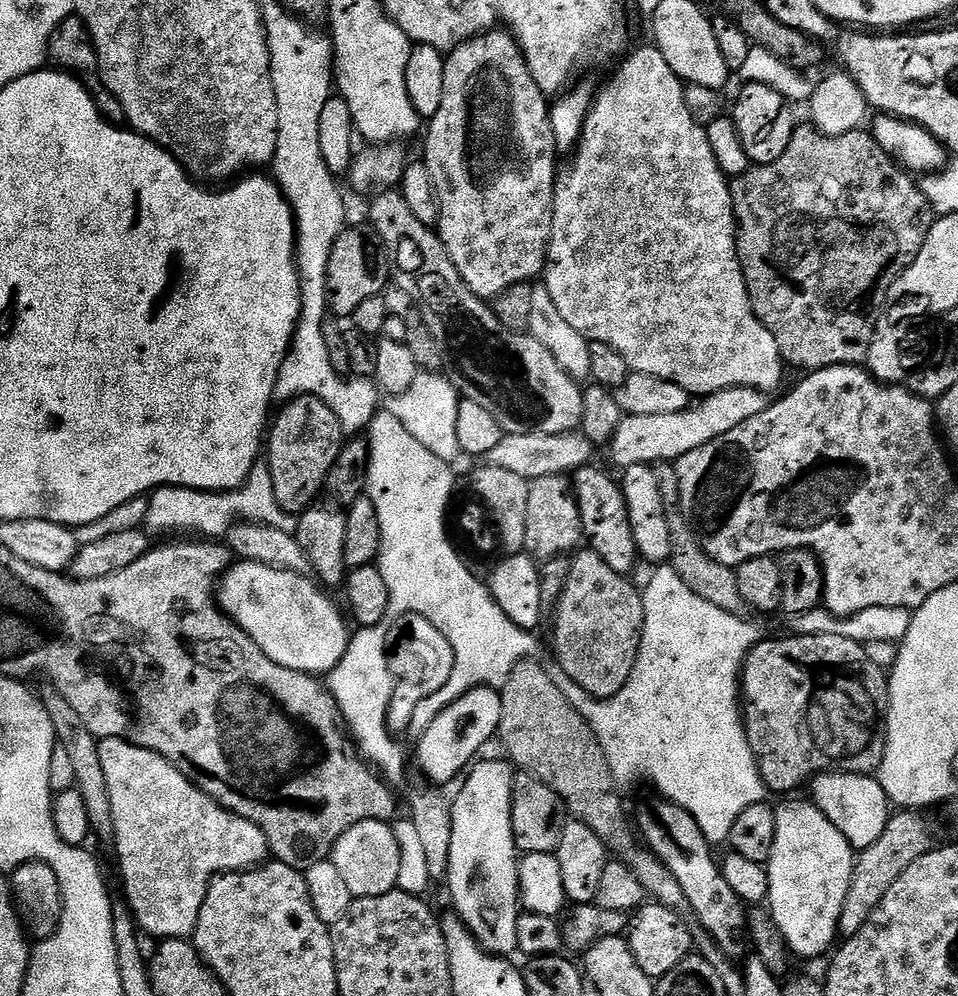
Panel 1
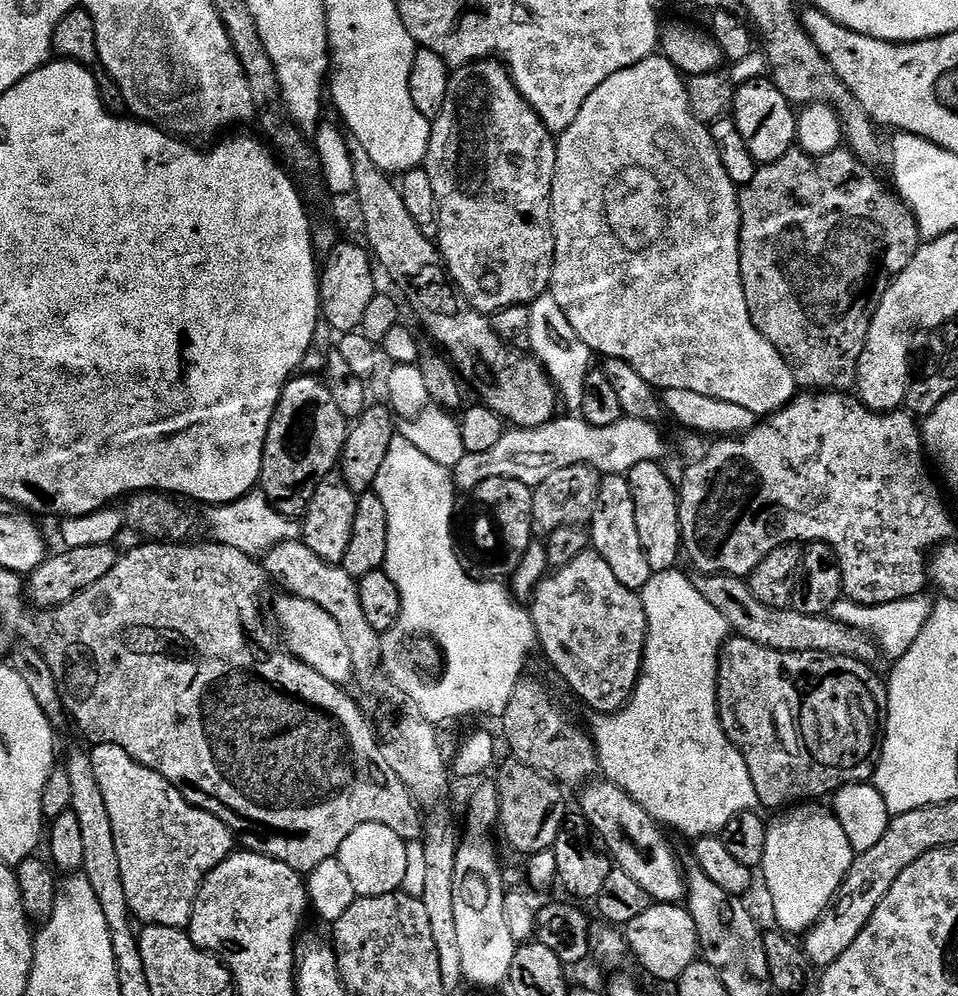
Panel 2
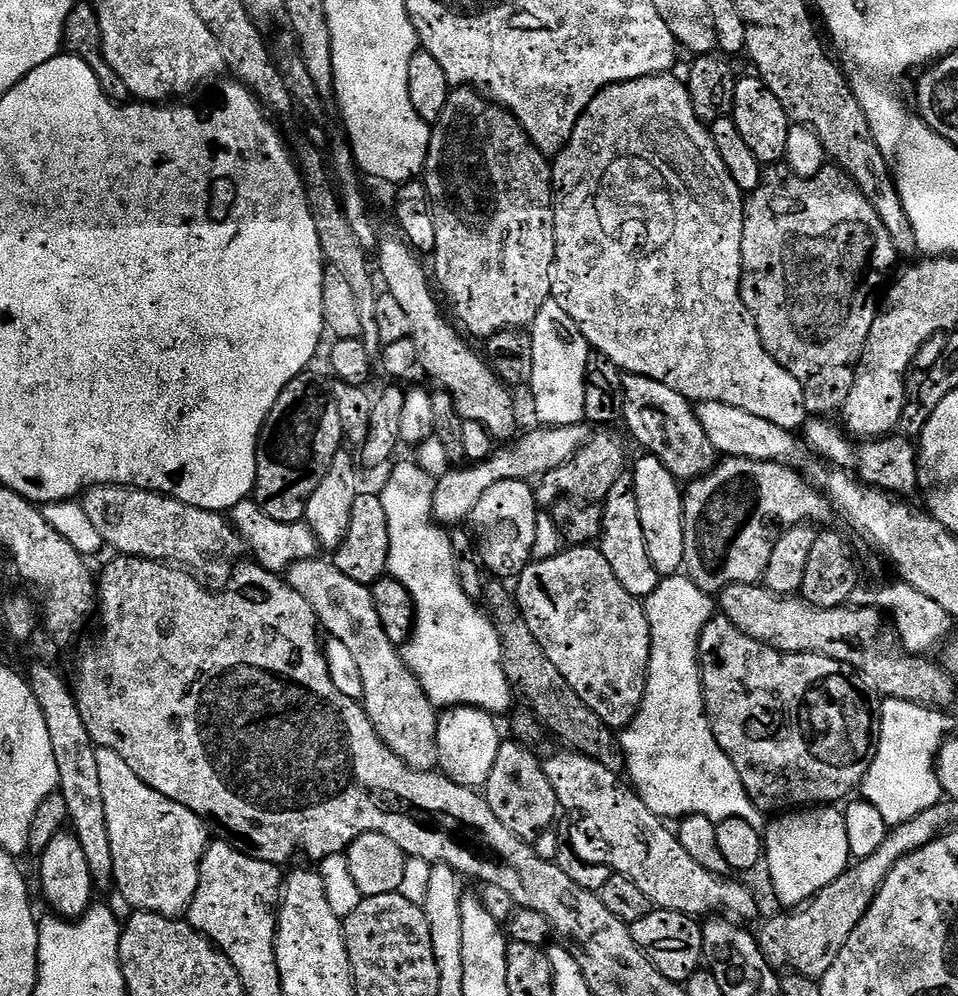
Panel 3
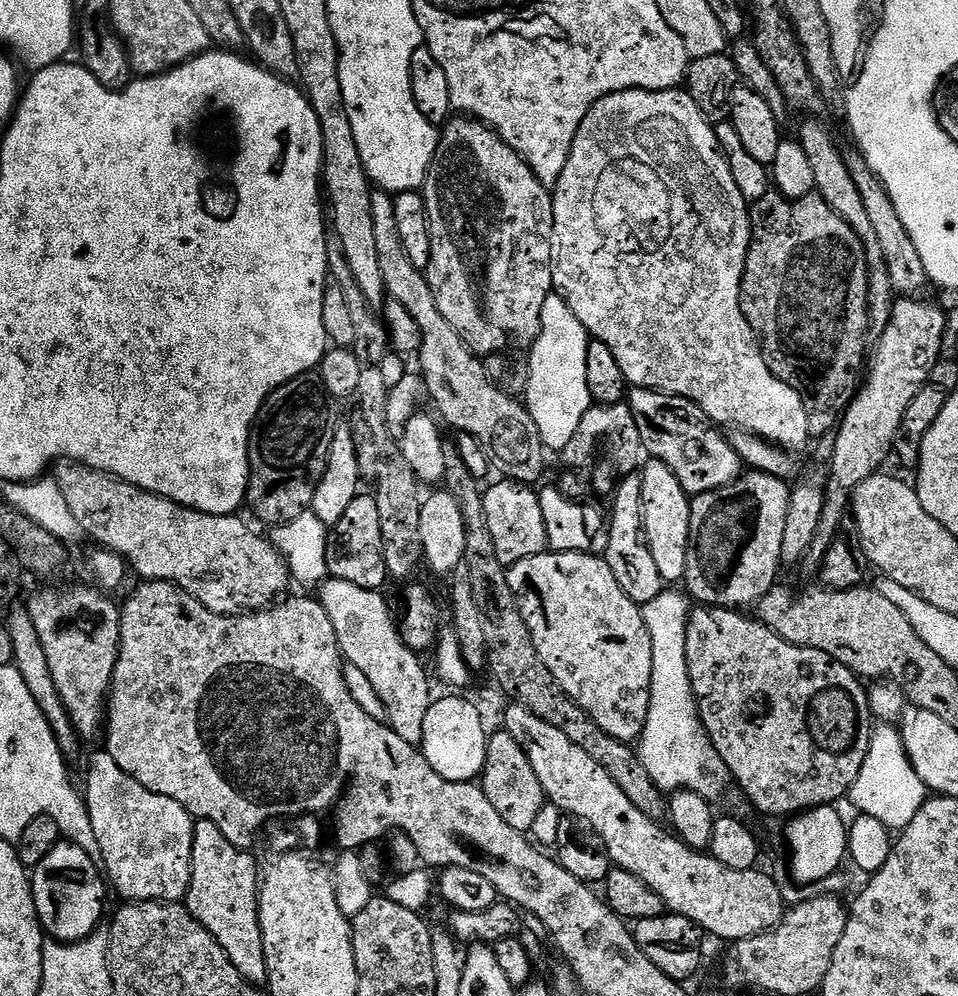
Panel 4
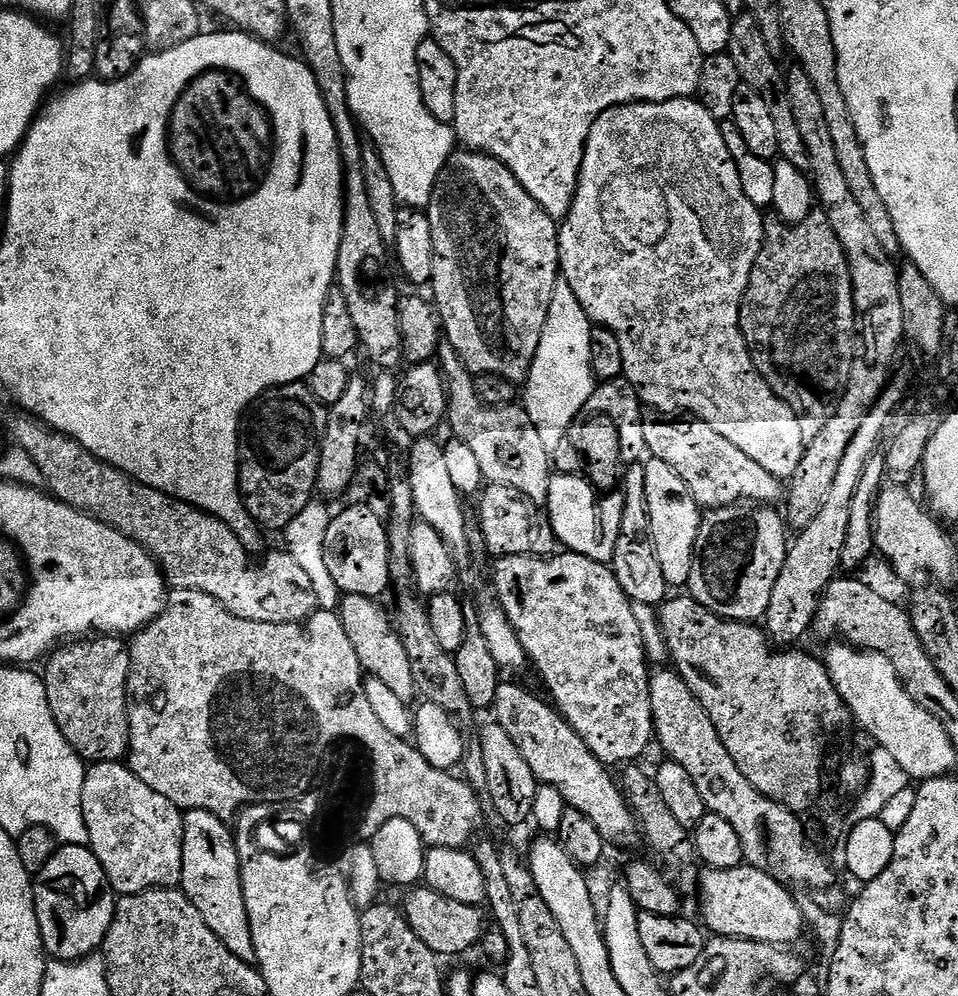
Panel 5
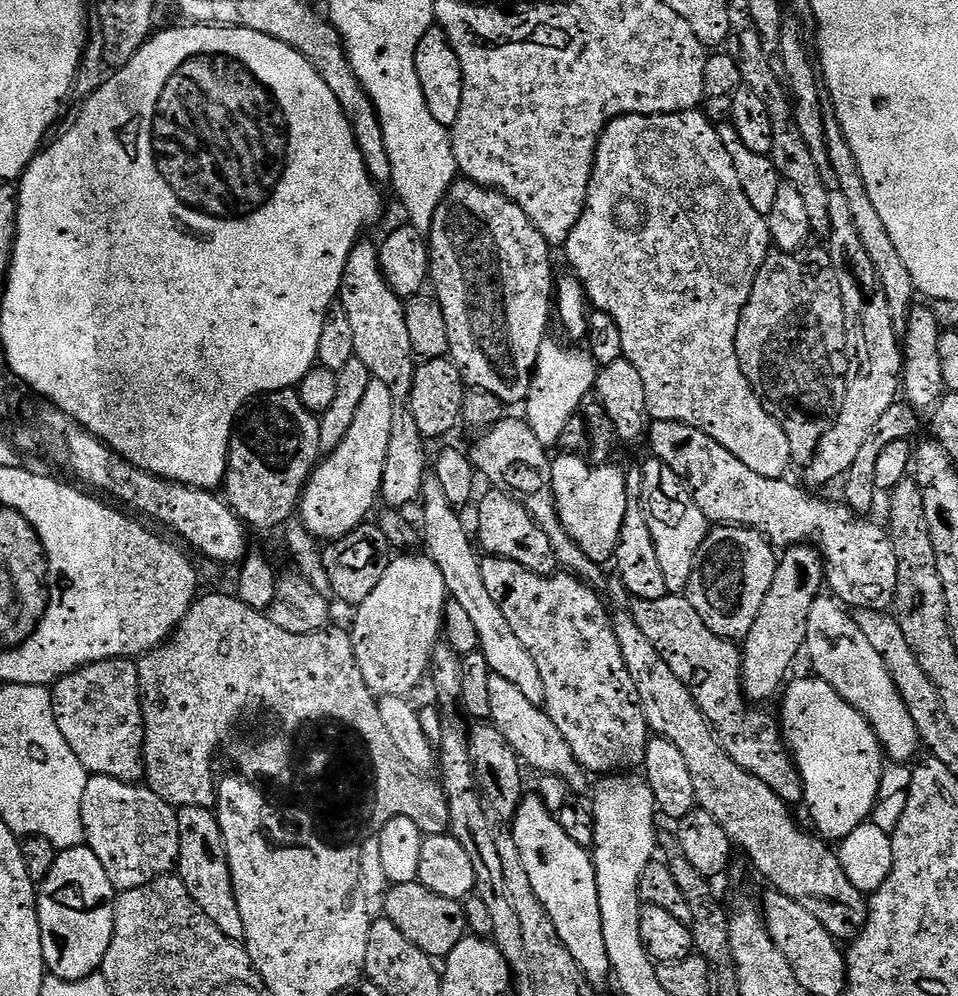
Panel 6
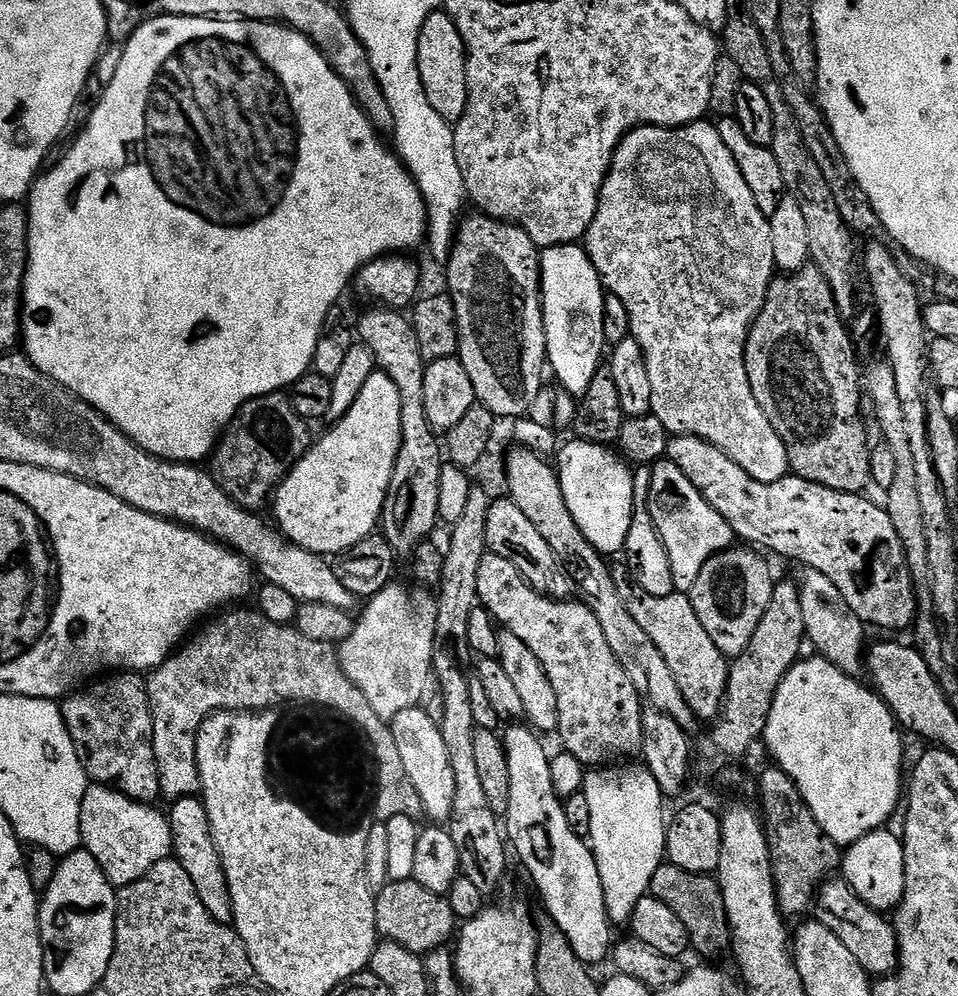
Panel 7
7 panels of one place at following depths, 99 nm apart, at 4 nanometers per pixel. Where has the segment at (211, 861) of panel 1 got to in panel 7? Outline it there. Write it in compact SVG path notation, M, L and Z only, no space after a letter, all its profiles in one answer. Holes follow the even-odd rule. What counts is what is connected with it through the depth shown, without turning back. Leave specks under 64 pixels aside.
M90 786L86 790L80 819L82 848L94 854L113 888L119 890L127 884L138 882L138 878L146 875L150 866L158 866L158 862L173 855L172 827L168 825L167 815L158 809L131 800L107 786Z

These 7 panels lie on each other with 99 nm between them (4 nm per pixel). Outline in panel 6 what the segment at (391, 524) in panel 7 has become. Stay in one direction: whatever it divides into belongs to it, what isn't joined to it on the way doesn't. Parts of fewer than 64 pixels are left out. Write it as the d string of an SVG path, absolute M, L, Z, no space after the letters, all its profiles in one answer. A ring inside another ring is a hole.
M361 238L357 240L356 244L350 250L350 258L346 258L346 270L342 270L342 282L340 283L340 291L338 293L338 303L346 310L346 318L350 318L350 327L354 334L354 350L356 351L356 357L360 359L366 366L366 370L370 370L373 380L382 382L382 386L386 386L386 390L390 390L390 398L394 402L394 414L390 417L390 446L386 446L386 462L384 463L384 469L382 470L382 486L380 487L380 494L385 504L392 510L404 510L407 509L407 504L412 504L421 499L424 495L424 482L430 472L430 452L426 447L426 441L422 430L418 430L417 422L414 419L414 413L410 411L410 390L414 386L414 373L416 372L416 366L418 363L417 357L412 355L412 347L410 346L410 333L408 333L406 327L406 310L404 309L404 300L398 294L394 294L394 290L390 286L390 282L386 282L386 278L382 274L382 266L380 265L380 250L375 243L371 244L367 238Z

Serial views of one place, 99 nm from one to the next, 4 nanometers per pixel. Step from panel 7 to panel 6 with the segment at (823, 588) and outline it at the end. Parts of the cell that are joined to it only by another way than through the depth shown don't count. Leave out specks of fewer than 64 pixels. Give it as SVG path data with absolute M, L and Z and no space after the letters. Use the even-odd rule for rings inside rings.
M831 594L820 595L814 606L810 606L810 626L806 630L806 638L806 656L812 659L812 668L816 671L813 673L834 686L839 696L867 718L880 739L880 747L884 749L887 759L915 761L922 741L912 711L900 697L900 689L893 682L882 654L878 654L870 638L866 638L844 601L837 600Z

